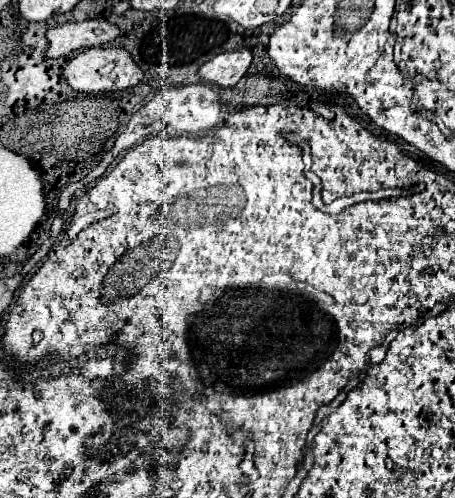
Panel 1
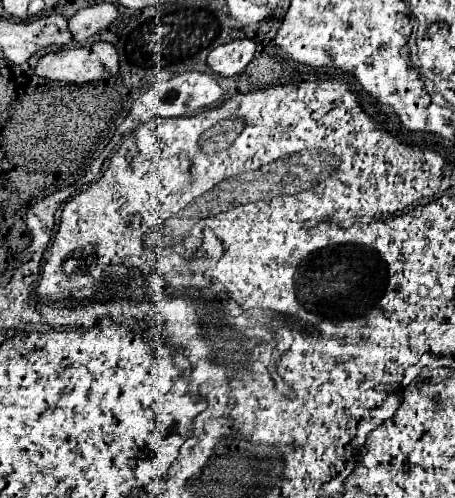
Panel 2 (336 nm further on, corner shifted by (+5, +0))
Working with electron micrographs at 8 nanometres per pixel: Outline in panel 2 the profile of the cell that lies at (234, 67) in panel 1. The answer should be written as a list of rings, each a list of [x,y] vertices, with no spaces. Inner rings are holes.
[[[244,38],[244,40],[232,40],[228,44],[222,44],[214,48],[208,54],[208,66],[212,72],[220,76],[236,76],[240,74],[246,64],[254,56],[254,42]]]

